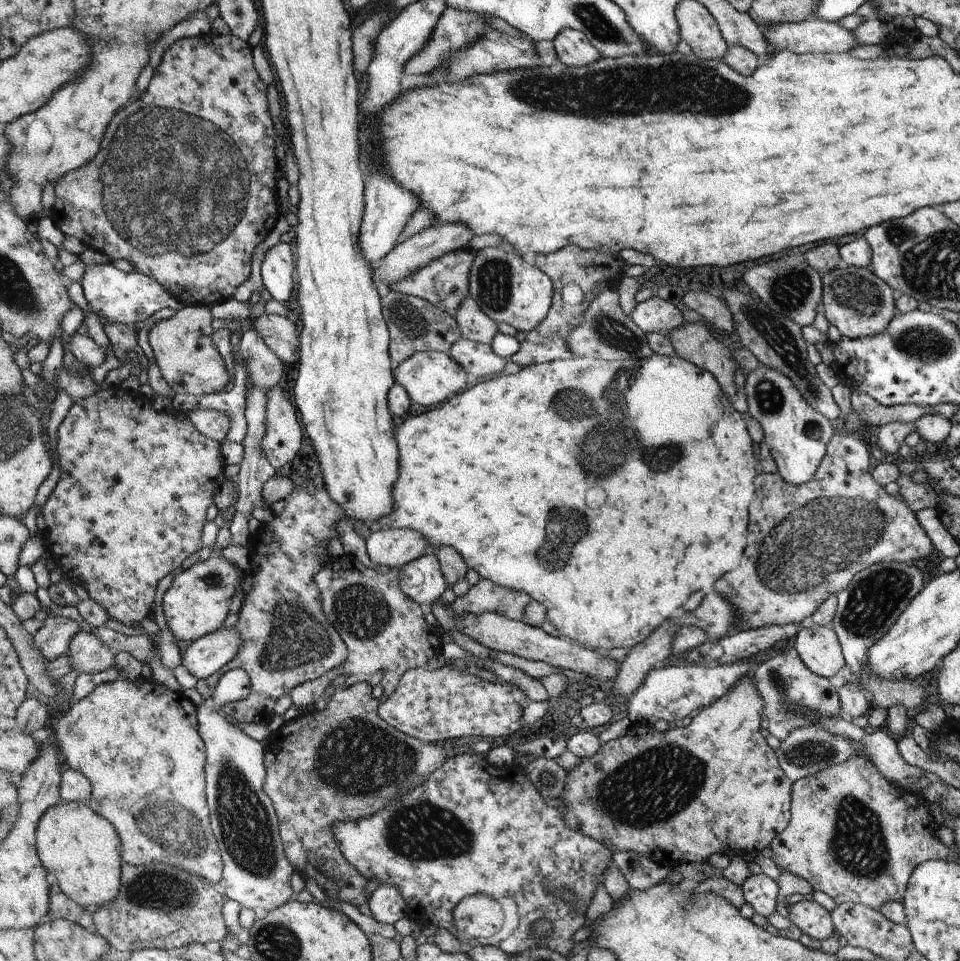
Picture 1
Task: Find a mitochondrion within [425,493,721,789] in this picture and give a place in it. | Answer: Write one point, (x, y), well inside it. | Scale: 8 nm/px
(554, 552)

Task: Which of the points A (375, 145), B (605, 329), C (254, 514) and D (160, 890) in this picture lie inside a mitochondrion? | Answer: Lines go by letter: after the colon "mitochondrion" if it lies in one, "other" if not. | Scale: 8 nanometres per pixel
A: other
B: mitochondrion
C: other
D: mitochondrion

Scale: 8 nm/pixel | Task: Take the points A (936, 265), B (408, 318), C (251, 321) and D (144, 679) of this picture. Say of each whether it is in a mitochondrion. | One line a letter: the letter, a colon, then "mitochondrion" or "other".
A: mitochondrion
B: mitochondrion
C: other
D: other

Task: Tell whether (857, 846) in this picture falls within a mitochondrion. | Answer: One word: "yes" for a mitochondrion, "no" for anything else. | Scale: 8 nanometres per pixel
yes

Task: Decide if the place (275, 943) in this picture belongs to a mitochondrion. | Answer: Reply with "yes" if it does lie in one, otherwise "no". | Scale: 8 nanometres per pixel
yes

